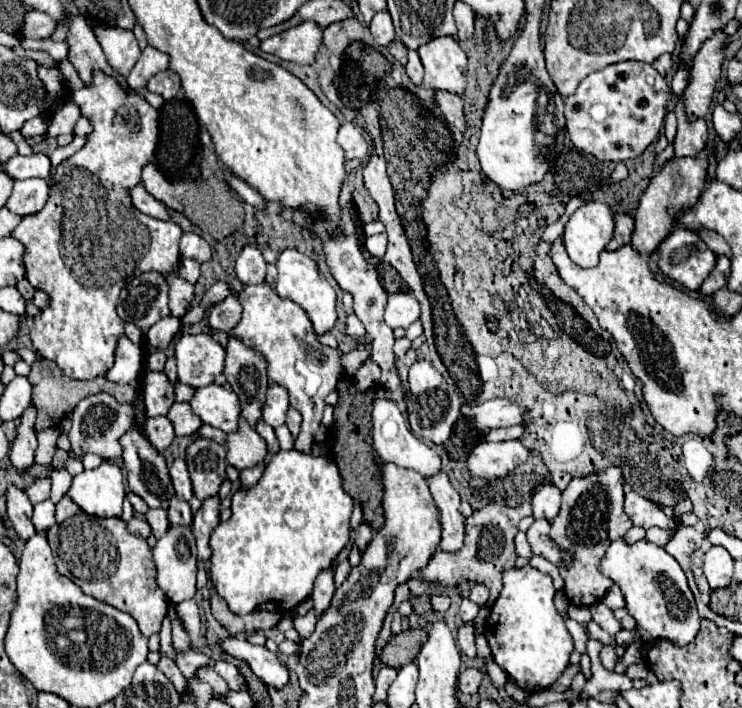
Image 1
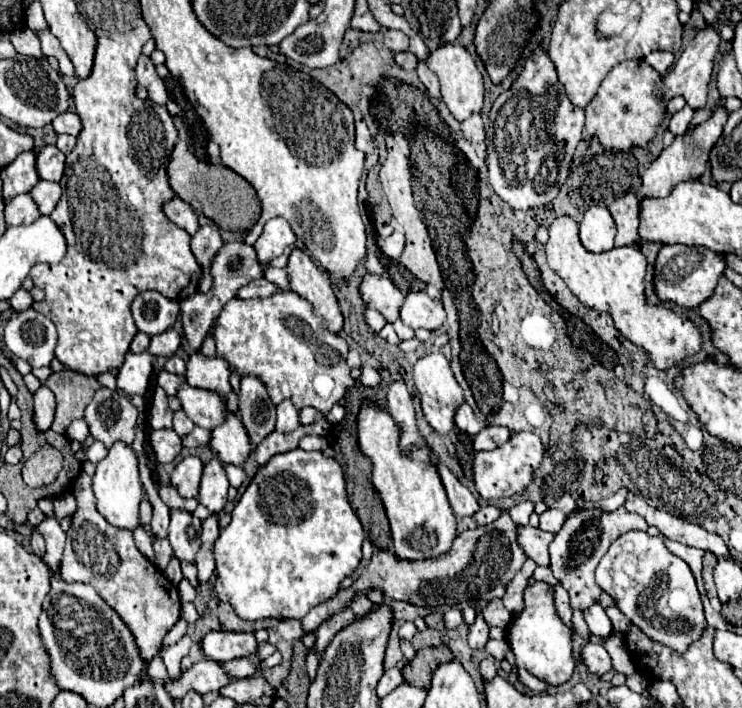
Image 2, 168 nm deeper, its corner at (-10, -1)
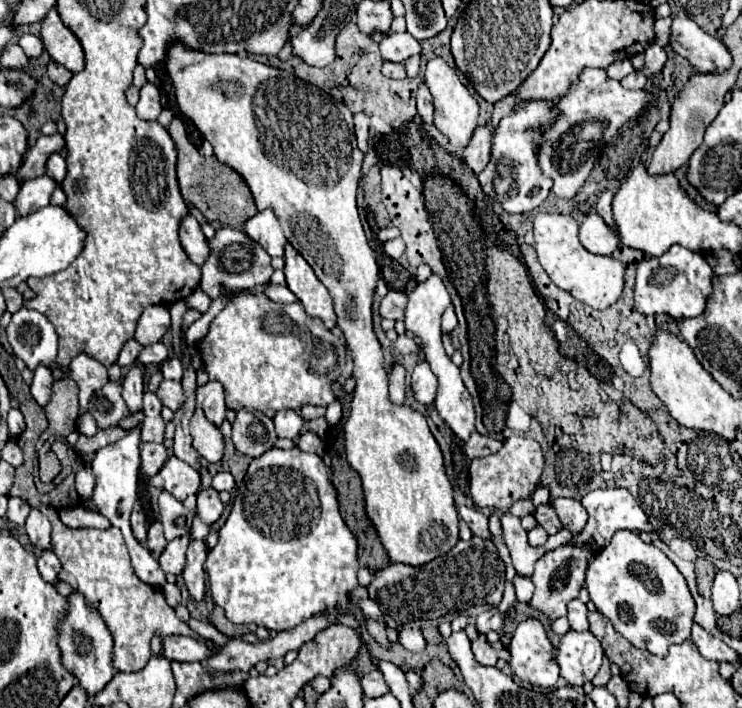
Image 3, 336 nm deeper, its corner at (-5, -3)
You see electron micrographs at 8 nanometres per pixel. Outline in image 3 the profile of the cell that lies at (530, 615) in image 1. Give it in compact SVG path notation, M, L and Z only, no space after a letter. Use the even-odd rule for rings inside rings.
M530 618L530 620L524 620L518 624L516 632L514 632L514 638L510 642L510 666L514 670L514 674L522 680L522 682L530 682L532 686L554 686L556 680L558 680L558 664L554 662L554 656L552 656L552 644L548 640L548 634L544 630L544 626Z

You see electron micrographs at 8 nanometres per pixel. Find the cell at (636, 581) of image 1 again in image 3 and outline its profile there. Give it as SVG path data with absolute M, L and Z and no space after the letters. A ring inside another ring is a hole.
M618 530L588 564L586 588L590 600L632 646L666 656L670 644L690 638L694 600L684 576L672 560L652 544L640 540L636 532Z

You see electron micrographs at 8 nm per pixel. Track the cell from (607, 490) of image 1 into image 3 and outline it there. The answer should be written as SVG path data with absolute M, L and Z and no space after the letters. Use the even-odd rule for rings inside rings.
M560 546L554 552L544 554L536 562L536 570L530 576L530 580L534 582L534 594L532 594L530 606L534 610L542 612L544 616L548 616L550 620L566 616L566 604L570 600L574 600L578 596L580 588L584 586L584 572L594 554L596 552L590 548L578 548L578 546Z

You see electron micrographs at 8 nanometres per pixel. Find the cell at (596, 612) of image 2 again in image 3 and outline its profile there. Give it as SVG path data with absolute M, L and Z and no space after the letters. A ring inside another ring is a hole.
M578 598L570 600L570 604L568 604L568 616L566 618L568 618L572 630L578 630L578 632L588 630L588 608Z

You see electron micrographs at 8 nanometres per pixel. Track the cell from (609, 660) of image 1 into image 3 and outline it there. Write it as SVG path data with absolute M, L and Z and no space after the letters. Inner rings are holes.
M568 630L554 652L560 676L570 686L584 686L586 682L592 682L592 678L598 674L602 666L602 658L604 648L590 630L586 632Z

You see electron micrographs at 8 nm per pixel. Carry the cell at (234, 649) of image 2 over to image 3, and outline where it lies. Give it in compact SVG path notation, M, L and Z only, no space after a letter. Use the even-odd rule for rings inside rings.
M164 636L162 638L162 656L170 662L202 662L212 656L210 648L194 638L186 636Z

